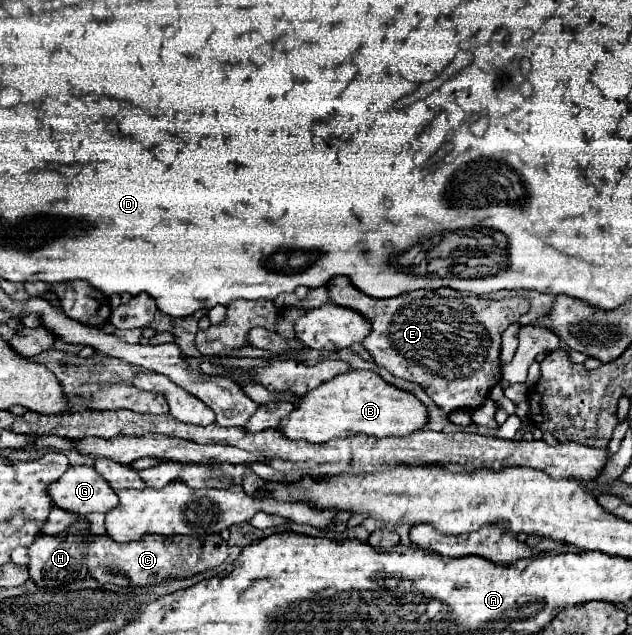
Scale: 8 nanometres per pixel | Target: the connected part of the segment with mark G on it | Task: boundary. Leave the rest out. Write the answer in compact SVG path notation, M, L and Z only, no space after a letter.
M71 466L55 484L49 484L49 490L53 504L69 512L107 514L119 504L111 484L93 466Z

